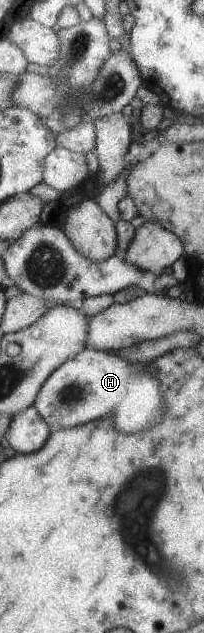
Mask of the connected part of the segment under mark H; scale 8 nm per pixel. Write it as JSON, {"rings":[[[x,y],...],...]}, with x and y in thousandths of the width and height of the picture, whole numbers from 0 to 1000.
{"rings":[[[417,550],[255,589],[167,638],[250,673],[255,682],[520,657],[569,659],[569,675],[588,681],[706,681],[735,675],[765,656],[775,662],[794,659],[794,608],[760,589],[740,588],[735,577],[647,575],[569,555],[549,558]]]}

